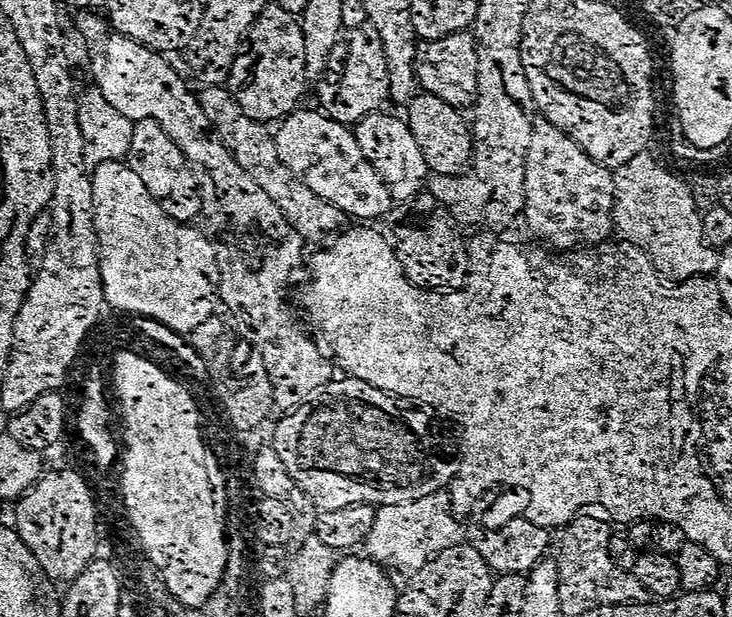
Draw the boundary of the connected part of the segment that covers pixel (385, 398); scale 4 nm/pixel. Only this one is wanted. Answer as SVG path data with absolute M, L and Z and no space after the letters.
M351 378L333 379L327 388L323 389L322 395L315 402L304 404L301 408L296 408L293 412L287 413L283 417L284 421L276 428L276 441L274 447L280 453L282 462L285 463L286 470L296 482L297 487L305 491L313 501L315 501L321 513L328 511L346 510L347 507L370 504L373 506L383 506L389 504L412 503L427 496L436 496L440 491L447 489L460 475L460 467L464 465L462 455L462 440L452 428L447 428L438 415L437 409L421 406L416 402L401 400L399 396L391 396L388 392L378 390L374 386L354 380Z

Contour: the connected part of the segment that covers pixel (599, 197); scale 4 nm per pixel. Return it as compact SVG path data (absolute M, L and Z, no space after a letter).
M540 122L536 125L536 133L530 142L530 154L528 155L528 170L526 184L528 186L528 206L526 209L526 221L532 227L532 232L536 236L541 236L545 245L551 246L557 252L576 252L579 248L594 248L598 244L607 244L613 239L617 231L616 210L618 207L618 180L615 180L613 169L604 167L596 157L587 152L573 136L561 130L556 124L551 122Z

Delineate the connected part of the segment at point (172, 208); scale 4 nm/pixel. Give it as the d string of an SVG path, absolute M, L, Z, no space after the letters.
M153 120L135 121L130 166L136 171L138 178L142 178L142 182L146 182L150 194L162 206L164 213L170 218L174 218L179 224L191 225L199 218L200 211L203 208L205 211L206 200L202 195L202 189L196 175L192 173L192 167L188 165L188 159L184 157L182 150L178 150L174 138L170 138L170 134L166 134L166 130L162 130L162 126L158 126L158 122L154 122Z

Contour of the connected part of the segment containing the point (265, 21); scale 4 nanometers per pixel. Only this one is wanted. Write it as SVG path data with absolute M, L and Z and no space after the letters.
M275 2L269 3L252 25L246 37L246 47L236 58L230 77L231 91L250 118L261 122L280 122L301 107L300 99L308 83L310 77L303 23Z

